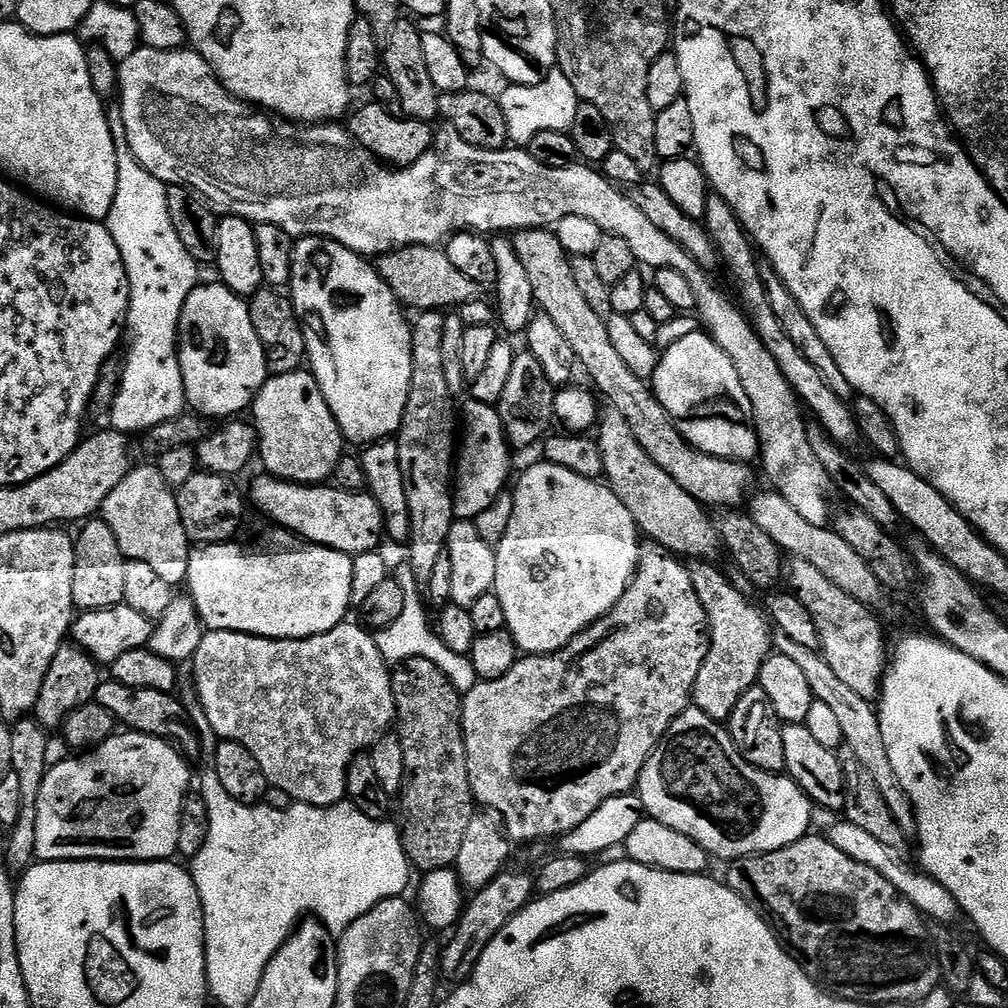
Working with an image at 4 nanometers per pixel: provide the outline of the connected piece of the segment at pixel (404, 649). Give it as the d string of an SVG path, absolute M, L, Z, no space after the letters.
M404 567L398 569L397 572L395 569L394 579L405 589L406 603L402 614L398 617L398 622L394 622L394 626L386 626L375 633L376 645L384 661L389 666L395 666L410 658L426 658L430 662L434 662L434 666L438 666L438 670L442 670L442 674L446 674L446 678L455 686L457 692L463 694L474 690L478 677L471 659L462 654L454 654L454 650L448 649L446 642L442 642L442 638L436 632L433 621L431 619L428 621L430 614L426 609L421 589L413 586L416 584L416 575Z

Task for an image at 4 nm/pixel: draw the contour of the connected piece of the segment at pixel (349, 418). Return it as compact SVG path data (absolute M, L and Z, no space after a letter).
M306 236L295 241L292 249L292 283L290 285L290 299L296 307L296 317L304 325L304 337L306 338L306 357L310 365L310 371L316 377L318 386L330 406L332 416L338 422L340 433L345 441L352 440L359 446L375 444L378 440L387 440L395 437L400 430L400 423L406 410L406 402L410 394L410 378L412 377L412 324L407 320L405 309L399 300L386 286L386 282L376 273L375 263L369 262L365 257L359 256L354 250L342 246L333 240L327 240L324 236Z

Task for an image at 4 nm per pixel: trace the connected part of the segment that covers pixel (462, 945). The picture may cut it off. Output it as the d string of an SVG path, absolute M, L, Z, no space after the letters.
M505 870L478 893L475 893L463 905L460 918L454 925L454 931L448 937L448 945L445 943L440 950L440 971L452 982L463 982L472 975L476 968L478 958L482 958L482 950L490 946L490 942L506 926L508 920L512 920L533 899L536 892L536 881L533 873L512 872Z

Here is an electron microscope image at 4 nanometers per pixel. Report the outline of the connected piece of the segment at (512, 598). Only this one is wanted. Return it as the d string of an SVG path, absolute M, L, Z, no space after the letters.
M539 462L533 468L528 468L520 476L520 481L514 487L514 518L510 518L510 526L502 538L502 542L495 545L496 550L496 586L495 594L502 602L502 610L506 613L506 630L514 638L517 649L521 653L541 656L547 652L556 652L566 642L570 642L582 630L586 630L593 622L600 620L622 598L628 588L632 575L636 572L636 563L640 557L641 537L634 518L630 518L630 510L618 502L618 498L600 480L582 478L582 474L574 474L574 470L566 470L562 466L554 466L547 462Z

